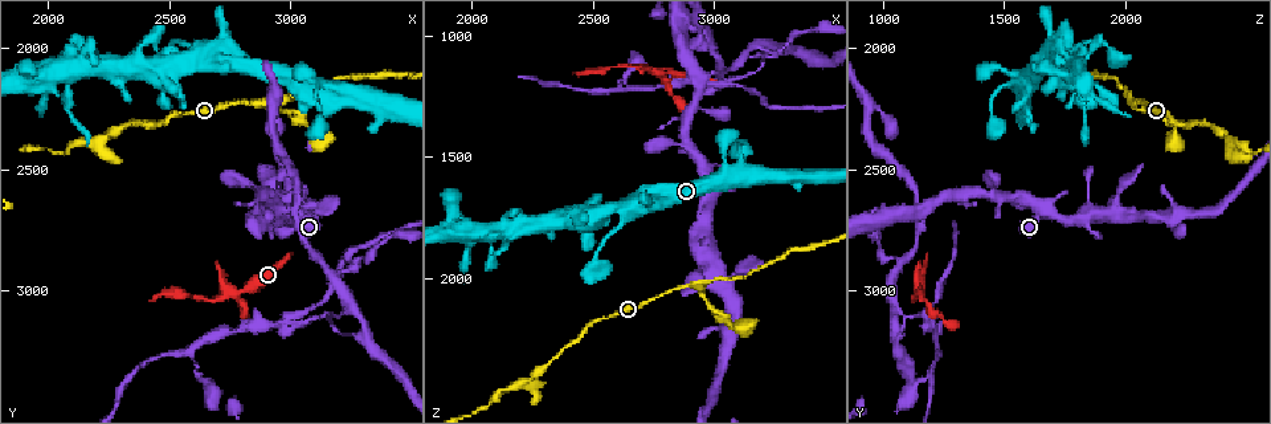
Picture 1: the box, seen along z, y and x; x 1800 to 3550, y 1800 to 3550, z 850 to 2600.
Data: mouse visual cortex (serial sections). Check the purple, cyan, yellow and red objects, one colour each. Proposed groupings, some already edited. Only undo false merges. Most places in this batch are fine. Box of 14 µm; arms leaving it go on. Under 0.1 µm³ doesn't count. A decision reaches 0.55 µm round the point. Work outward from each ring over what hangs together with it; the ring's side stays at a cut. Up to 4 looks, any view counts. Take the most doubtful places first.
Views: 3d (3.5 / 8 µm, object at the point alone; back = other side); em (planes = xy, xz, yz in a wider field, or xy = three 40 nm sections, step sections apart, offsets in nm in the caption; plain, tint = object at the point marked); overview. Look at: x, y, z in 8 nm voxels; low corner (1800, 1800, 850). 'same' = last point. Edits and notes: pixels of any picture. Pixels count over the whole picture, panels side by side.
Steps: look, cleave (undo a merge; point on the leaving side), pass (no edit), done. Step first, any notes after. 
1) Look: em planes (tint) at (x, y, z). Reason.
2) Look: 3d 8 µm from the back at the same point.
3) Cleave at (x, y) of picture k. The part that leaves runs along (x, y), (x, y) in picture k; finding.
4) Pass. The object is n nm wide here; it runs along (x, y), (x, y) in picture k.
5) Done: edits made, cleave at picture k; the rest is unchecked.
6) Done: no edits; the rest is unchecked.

Look: 3d 3.5 µm at (2910, 2220, 2020). Three arms meet.

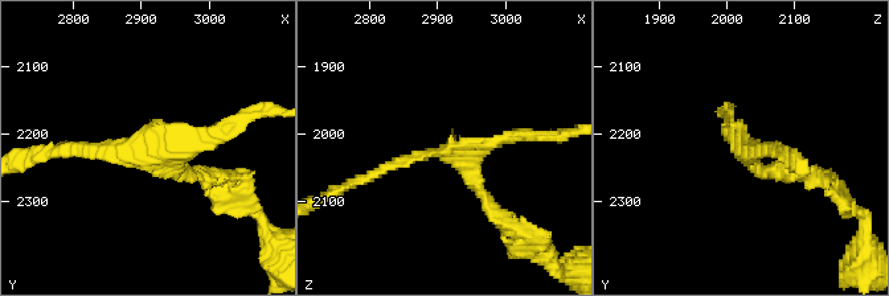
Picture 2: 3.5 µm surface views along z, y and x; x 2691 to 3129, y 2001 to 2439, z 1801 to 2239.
Look: em xy step 3 (tint) at (2910, 2230, 2030). 3 arms meet here; the arms are 150, 150, 150 nm wide; need the tissue.

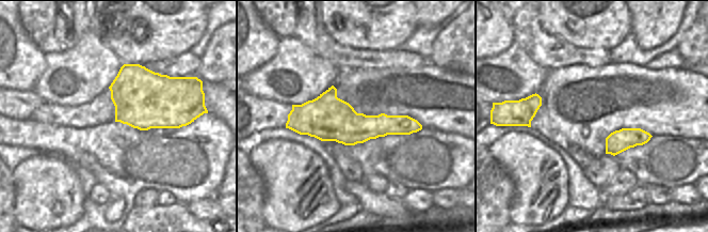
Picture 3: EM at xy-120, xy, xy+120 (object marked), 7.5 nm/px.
Pass. It runs along (288, 125), (413, 125), (418, 127) in picture 3; one cell here.

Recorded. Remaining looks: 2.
Look: 3d 3.5 µm at (2950, 2670, 1150). Thin arm on a thick one.

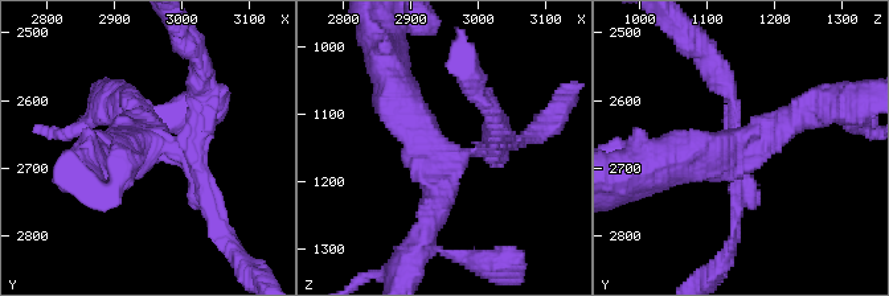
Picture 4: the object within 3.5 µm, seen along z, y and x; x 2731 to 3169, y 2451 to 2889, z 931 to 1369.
Look: em xy step 3 (tint) at (2950, 2670, 1165). 4 arms meet here; the arms are 150, 200, 350, 500 nm wide.

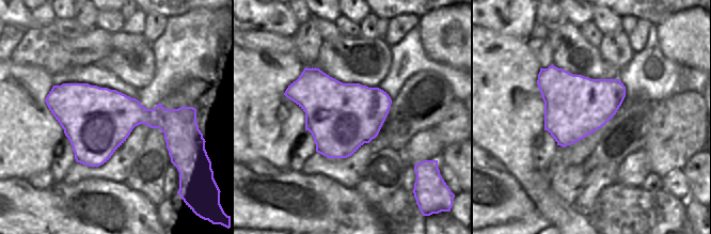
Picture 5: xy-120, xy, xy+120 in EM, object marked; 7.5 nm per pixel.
Cleave at (753, 197) of picture 4. The part that leaves runs along (171, 149), (200, 169), (237, 255) in picture 4; two cells meet here.

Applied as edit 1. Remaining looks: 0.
Done: edits made, cleave at picture 4; the rest is unchecked.

